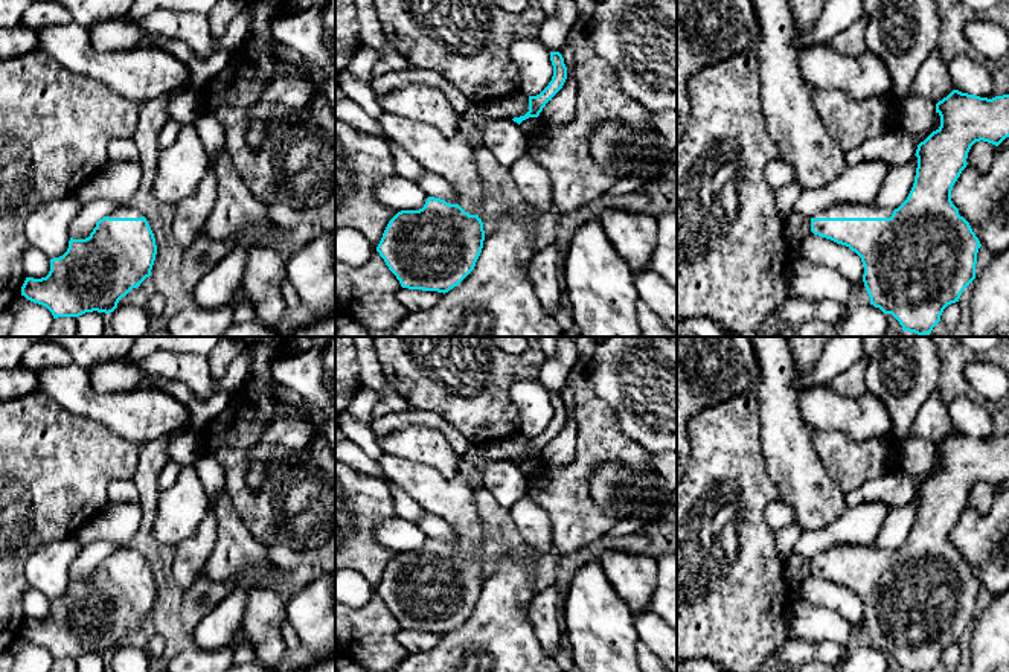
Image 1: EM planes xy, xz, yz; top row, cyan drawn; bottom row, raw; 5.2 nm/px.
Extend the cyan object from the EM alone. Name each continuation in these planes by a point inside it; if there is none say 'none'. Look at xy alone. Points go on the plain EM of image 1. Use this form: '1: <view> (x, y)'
1: xy (124, 552)

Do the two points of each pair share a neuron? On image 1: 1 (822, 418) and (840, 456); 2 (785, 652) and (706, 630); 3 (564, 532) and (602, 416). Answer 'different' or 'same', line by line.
1: different
2: different
3: same

